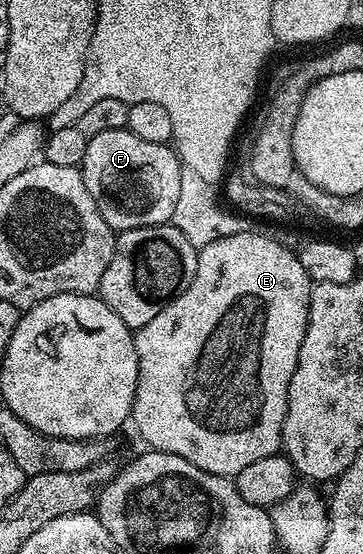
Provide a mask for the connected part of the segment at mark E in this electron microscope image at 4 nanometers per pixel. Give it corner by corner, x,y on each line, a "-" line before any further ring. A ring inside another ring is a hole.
260,230
231,234
219,238
210,245
203,246
197,253
195,278
191,278
191,286
178,292
177,297
147,326
136,329
133,341
135,354
139,362
137,375
137,393
133,399
133,414
131,424
137,427
137,432
146,440
150,449
175,454
179,458
187,458
191,466
199,466
199,470
207,470
207,474
235,478
246,466
259,462
259,458
271,458
282,451
281,435
283,422
287,414
287,398
291,386
291,374
295,374
295,366
299,362
299,348
303,346
303,336
307,334
309,318
309,295
313,293
313,284
307,270
303,270
303,262
296,251
284,248
277,240
264,236

